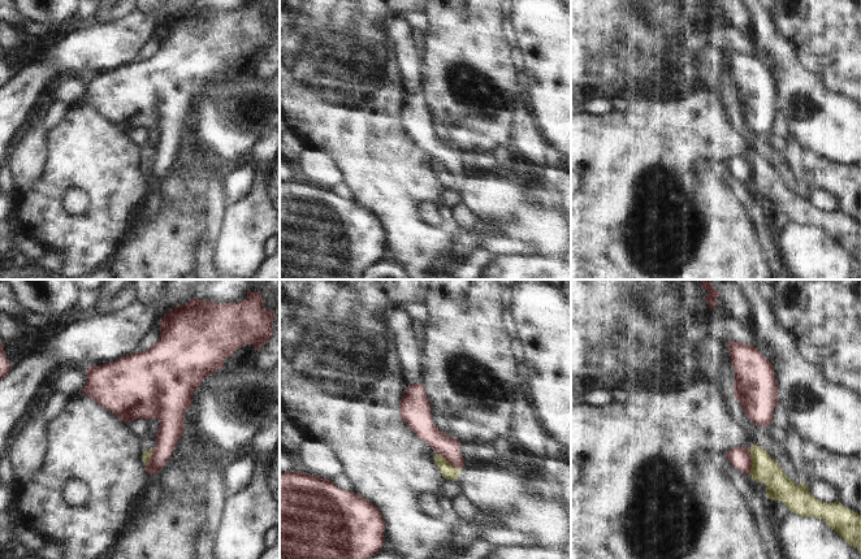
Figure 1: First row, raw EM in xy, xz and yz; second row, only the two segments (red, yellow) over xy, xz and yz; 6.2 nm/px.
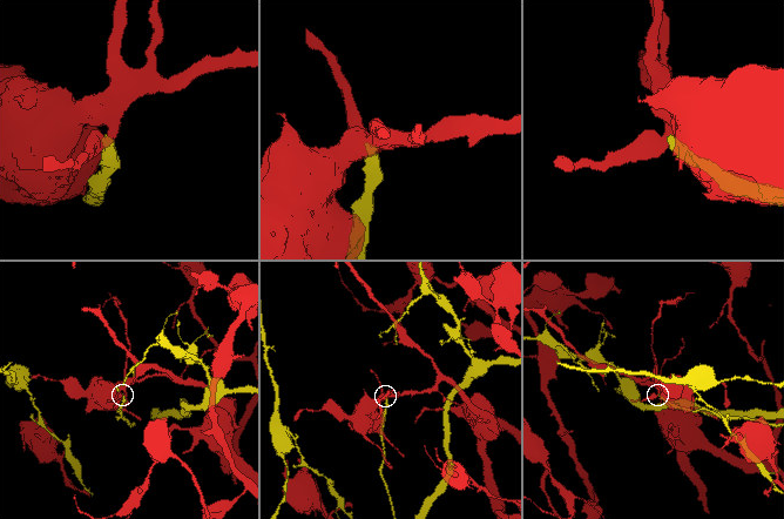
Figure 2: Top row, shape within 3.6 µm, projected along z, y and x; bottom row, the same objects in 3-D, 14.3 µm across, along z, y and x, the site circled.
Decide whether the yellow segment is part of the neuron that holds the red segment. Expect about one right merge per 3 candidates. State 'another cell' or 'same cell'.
another cell

